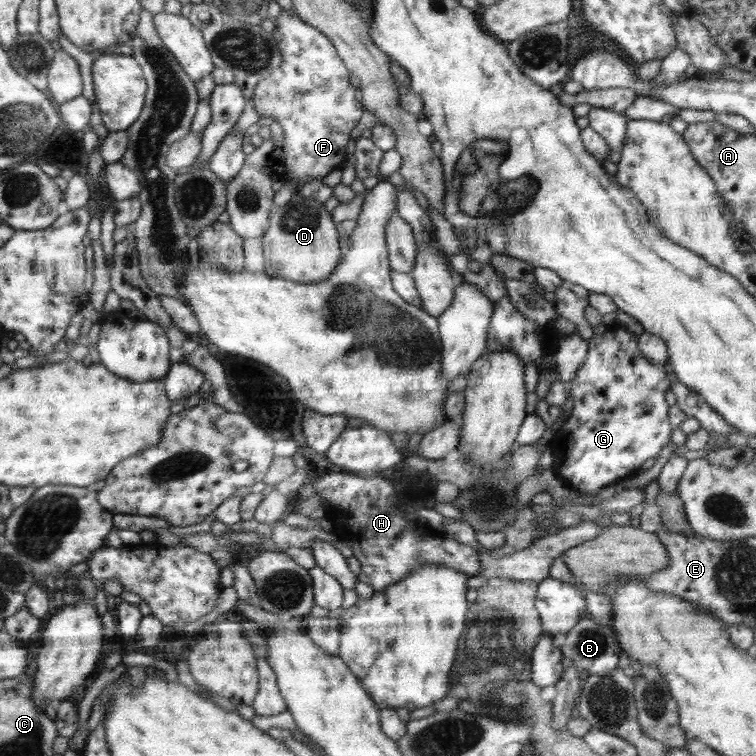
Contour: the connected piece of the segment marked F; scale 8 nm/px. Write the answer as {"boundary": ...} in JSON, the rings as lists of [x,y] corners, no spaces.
{"boundary":[[[295,10],[281,11],[275,22],[276,28],[272,33],[280,49],[282,62],[266,80],[256,85],[251,98],[259,116],[274,116],[283,128],[284,140],[274,142],[275,148],[267,162],[267,169],[276,179],[294,183],[294,194],[299,194],[301,187],[310,179],[322,180],[346,163],[350,132],[364,116],[365,109],[360,89],[350,83],[350,72],[326,35],[302,21]]]}

